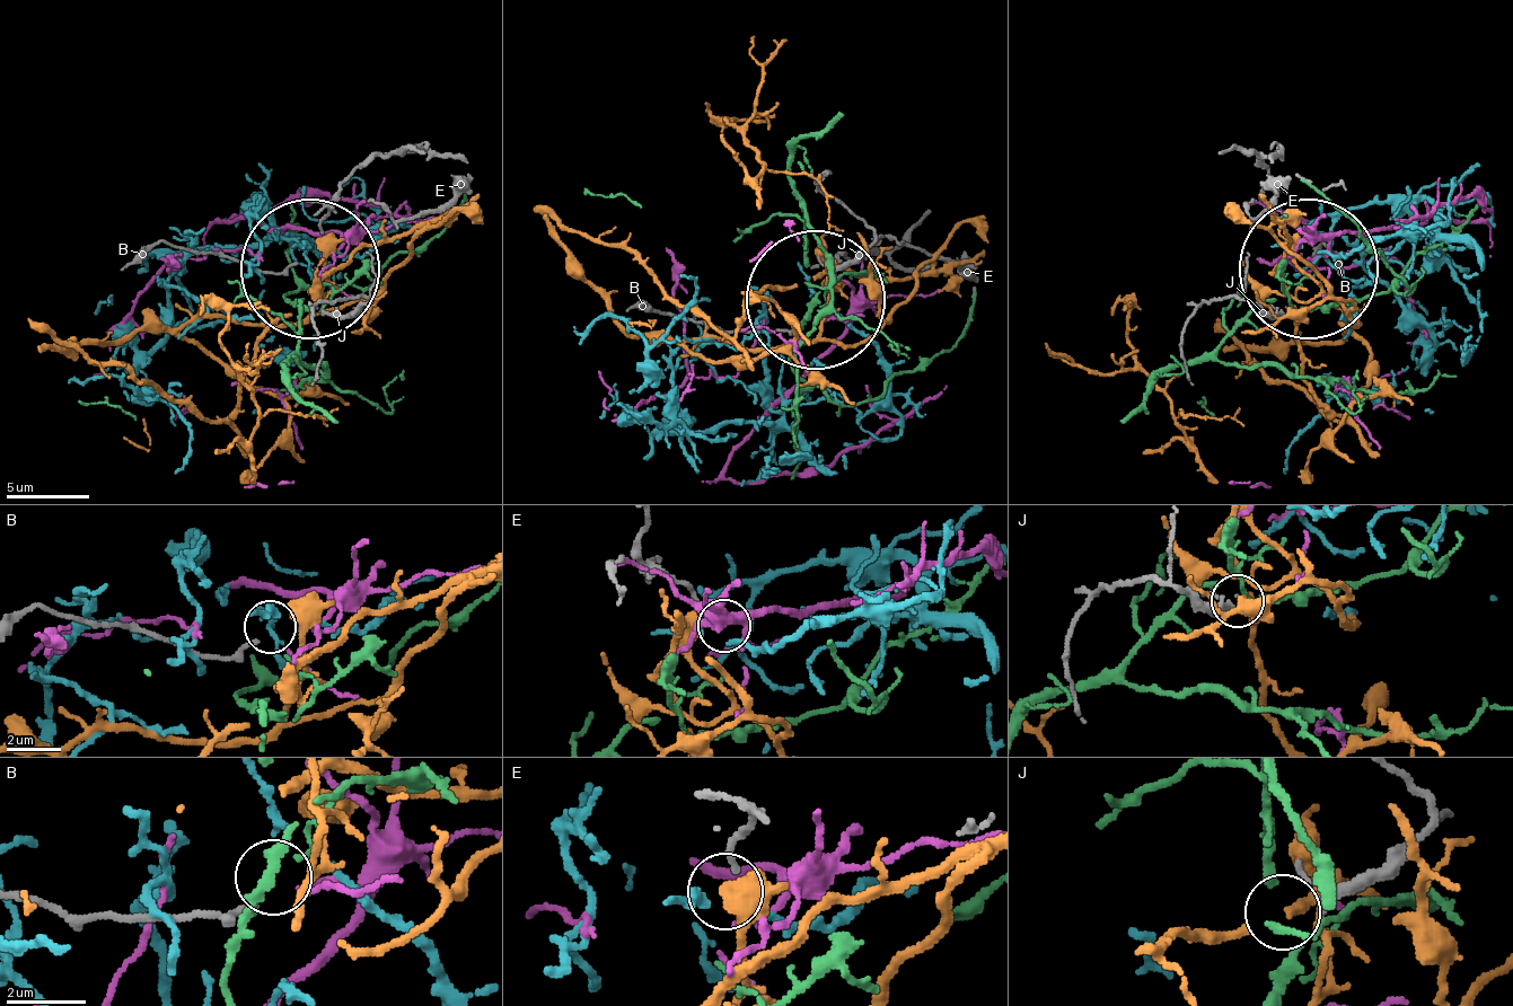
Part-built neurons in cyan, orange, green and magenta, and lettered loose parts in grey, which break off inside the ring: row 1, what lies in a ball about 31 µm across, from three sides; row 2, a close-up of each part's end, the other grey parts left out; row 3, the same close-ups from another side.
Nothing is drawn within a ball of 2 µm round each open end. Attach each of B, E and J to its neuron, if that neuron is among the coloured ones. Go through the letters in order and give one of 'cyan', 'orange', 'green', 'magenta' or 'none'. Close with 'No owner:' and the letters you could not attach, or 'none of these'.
B: magenta
E: cyan
J: none
No owner: J

